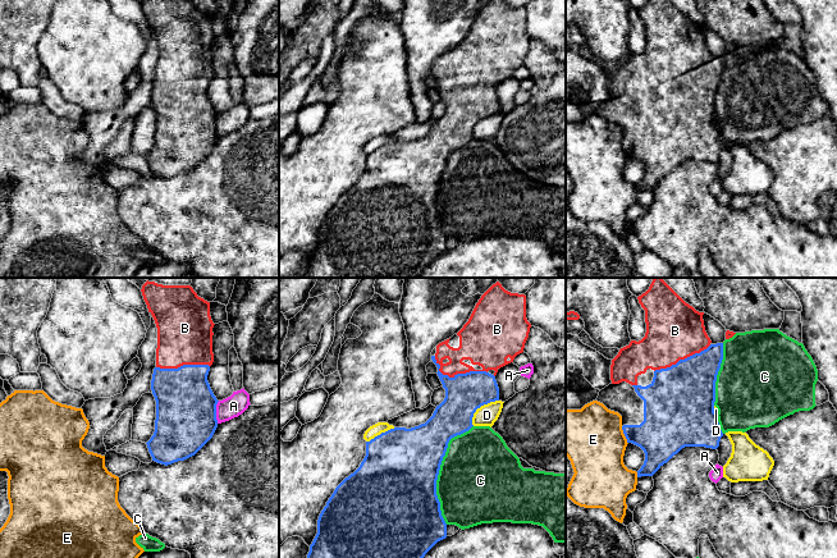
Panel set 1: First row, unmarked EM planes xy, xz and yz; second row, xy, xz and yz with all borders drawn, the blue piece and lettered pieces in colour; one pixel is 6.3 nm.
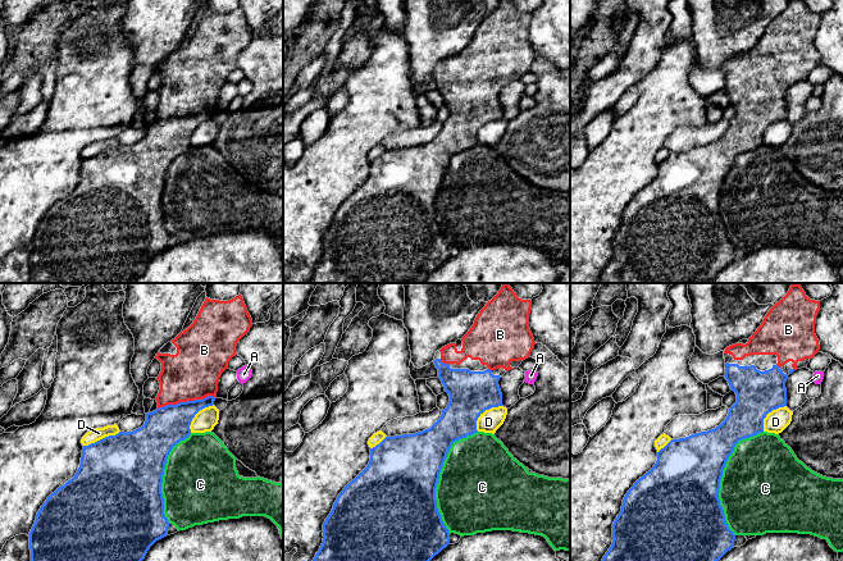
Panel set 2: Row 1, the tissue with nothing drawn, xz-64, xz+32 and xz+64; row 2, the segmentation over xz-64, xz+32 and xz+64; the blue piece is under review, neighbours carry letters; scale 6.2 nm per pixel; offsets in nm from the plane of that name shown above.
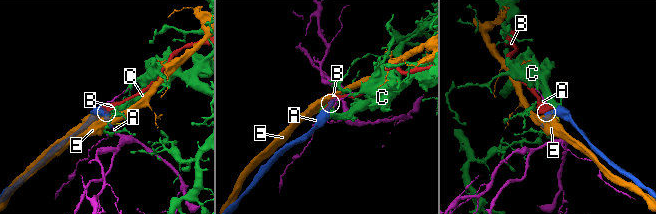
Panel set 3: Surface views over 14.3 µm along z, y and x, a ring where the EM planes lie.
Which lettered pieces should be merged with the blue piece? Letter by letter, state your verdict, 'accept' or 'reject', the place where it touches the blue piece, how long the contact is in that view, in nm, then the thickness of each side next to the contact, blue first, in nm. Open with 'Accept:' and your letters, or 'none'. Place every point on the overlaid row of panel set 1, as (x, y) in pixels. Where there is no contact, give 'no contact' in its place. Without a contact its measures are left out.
Accept: B
A: reject; contact xy (215, 412); length 140 nm; calibres 380 and 140 nm
B: accept; contact xz (456, 375); length 360 nm; calibres 240 and 240 nm
C: reject; contact xz (438, 471); length 650 nm; calibres 480 and 480 nm
D: reject; contact xz (480, 406); length 240 nm; calibres 240 and 140 nm
E: reject; contact yz (625, 435); length 120 nm; calibres 300 and 380 nm

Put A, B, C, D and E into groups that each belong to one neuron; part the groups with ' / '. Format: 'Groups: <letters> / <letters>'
Groups: A / B / C / D / E

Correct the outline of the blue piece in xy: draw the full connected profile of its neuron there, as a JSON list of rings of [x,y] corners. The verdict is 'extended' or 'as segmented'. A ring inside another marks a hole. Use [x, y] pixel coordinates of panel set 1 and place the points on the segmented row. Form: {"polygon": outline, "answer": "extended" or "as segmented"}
{"polygon": [[[146,282],[142,296],[157,328],[156,367],[154,369],[151,390],[156,401],[155,431],[146,443],[152,461],[171,465],[195,456],[214,435],[218,427],[216,404],[207,375],[214,362],[212,328],[210,302],[198,297],[191,285],[163,285]]], "answer": "extended"}

